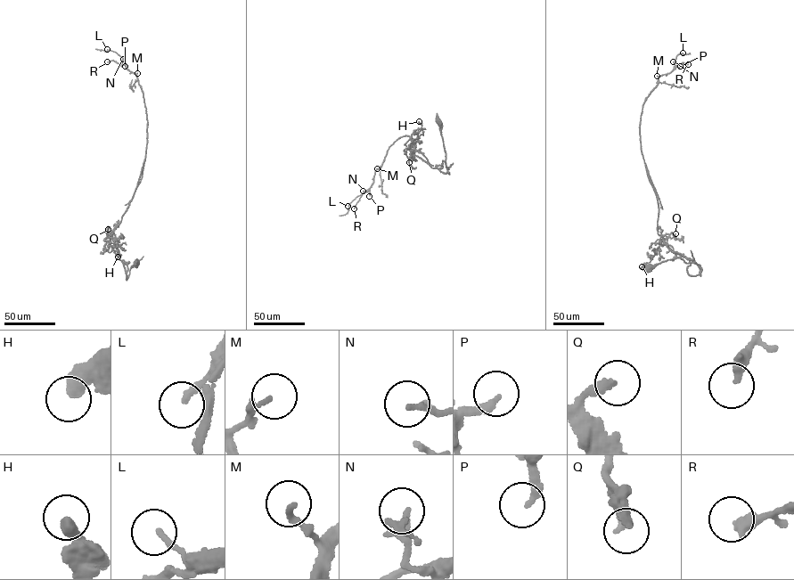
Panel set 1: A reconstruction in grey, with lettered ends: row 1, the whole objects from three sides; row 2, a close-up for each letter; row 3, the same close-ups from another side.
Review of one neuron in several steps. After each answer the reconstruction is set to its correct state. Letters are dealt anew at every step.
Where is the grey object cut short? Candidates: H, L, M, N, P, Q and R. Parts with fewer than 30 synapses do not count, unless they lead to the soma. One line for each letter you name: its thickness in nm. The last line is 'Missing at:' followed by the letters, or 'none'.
P: calibre 220 nm
Missing at: P

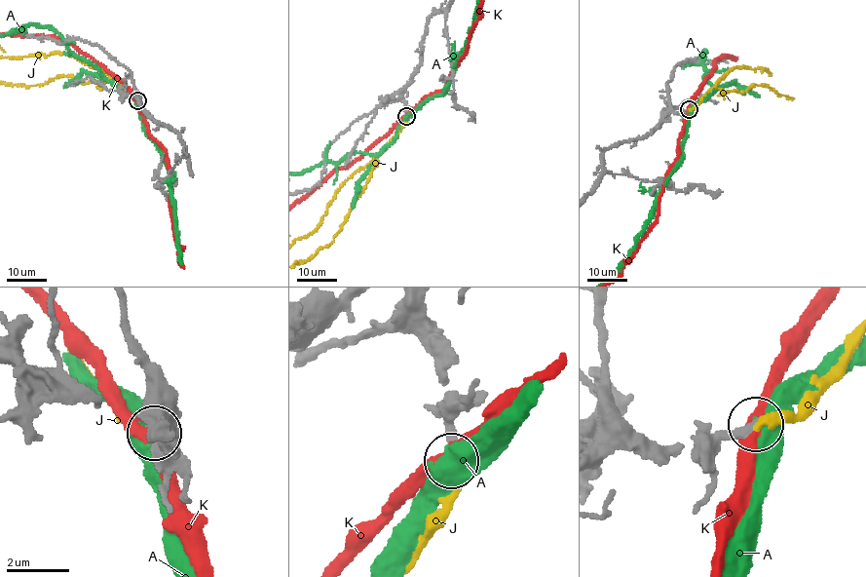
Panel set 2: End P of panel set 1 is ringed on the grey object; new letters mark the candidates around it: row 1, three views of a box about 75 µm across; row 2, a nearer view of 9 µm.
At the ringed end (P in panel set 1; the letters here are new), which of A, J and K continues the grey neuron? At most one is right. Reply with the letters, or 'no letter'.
J

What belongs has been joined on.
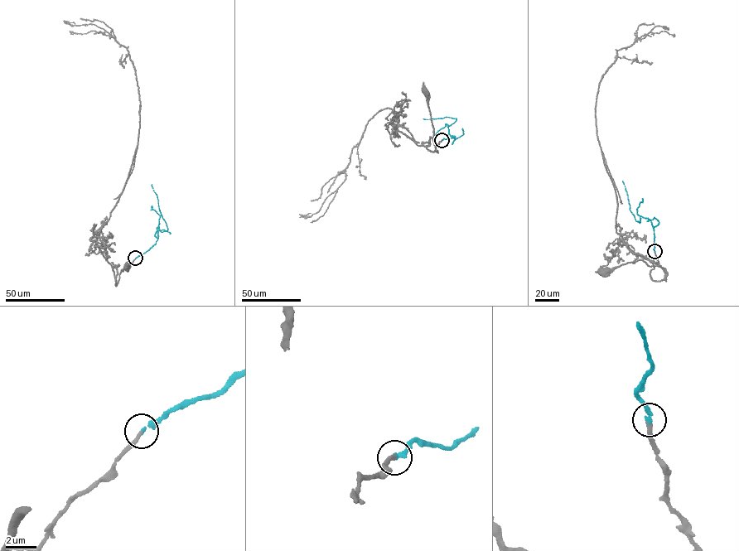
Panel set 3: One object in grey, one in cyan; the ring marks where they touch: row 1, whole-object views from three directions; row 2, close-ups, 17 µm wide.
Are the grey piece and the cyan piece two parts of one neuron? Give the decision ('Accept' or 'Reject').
Accept

